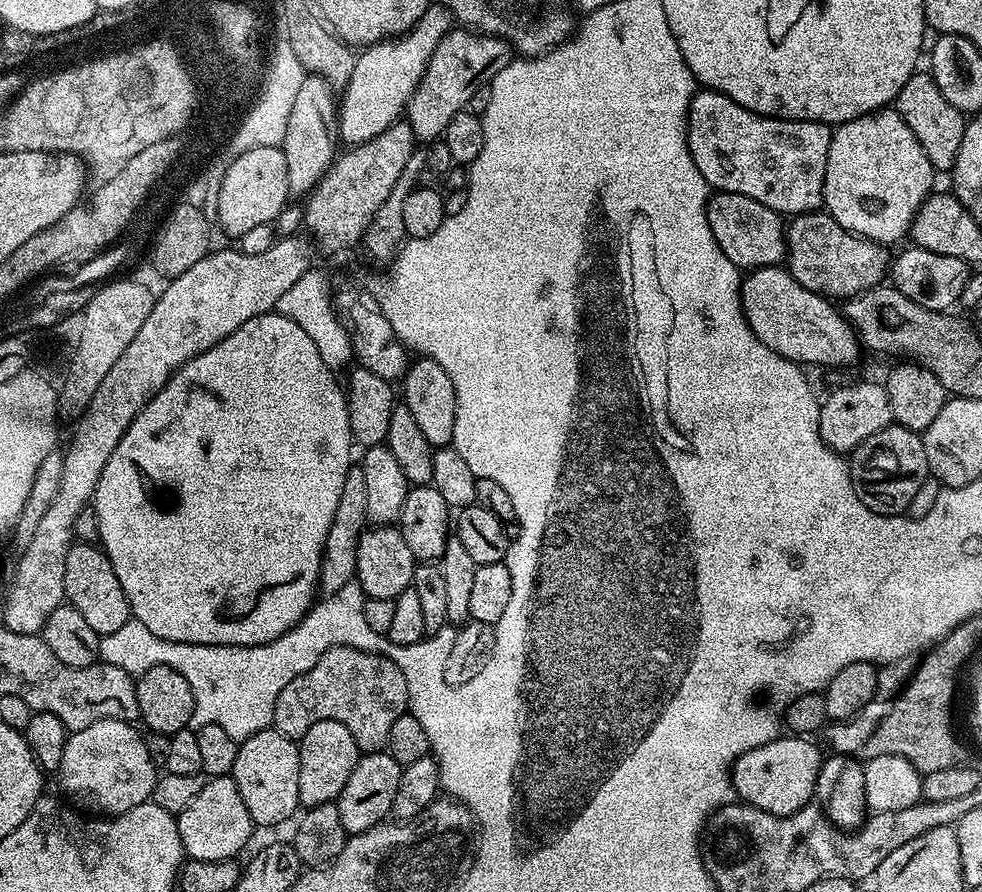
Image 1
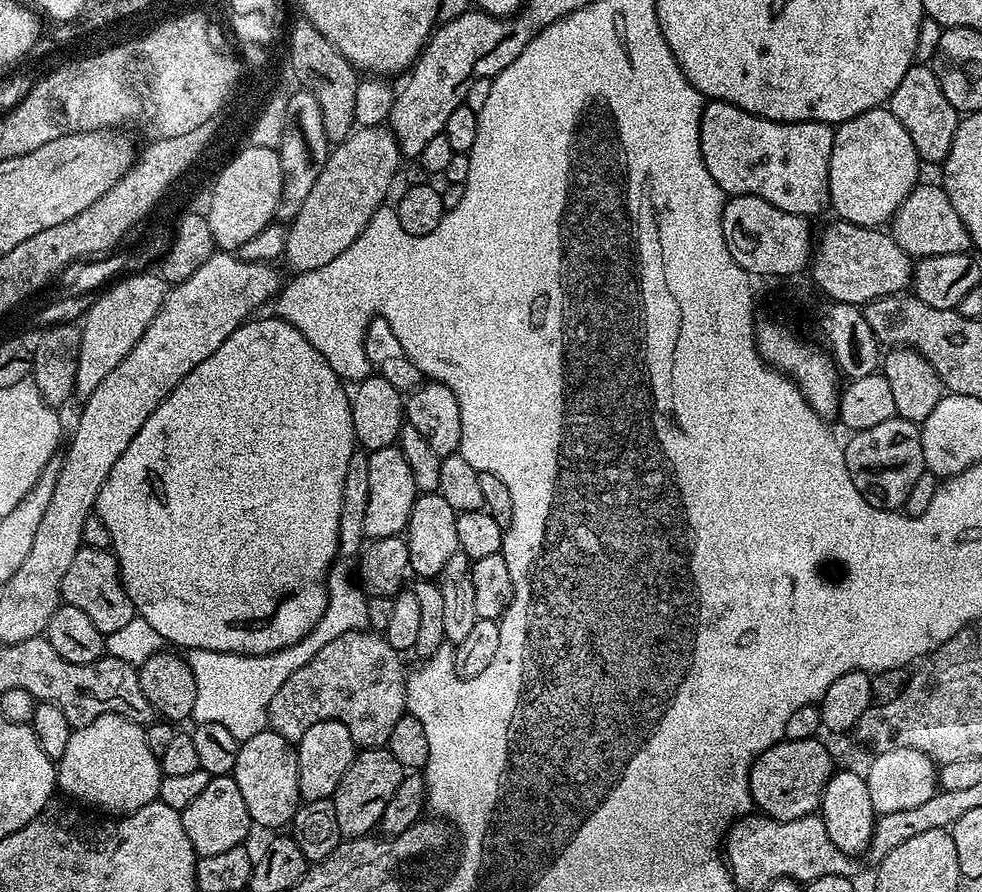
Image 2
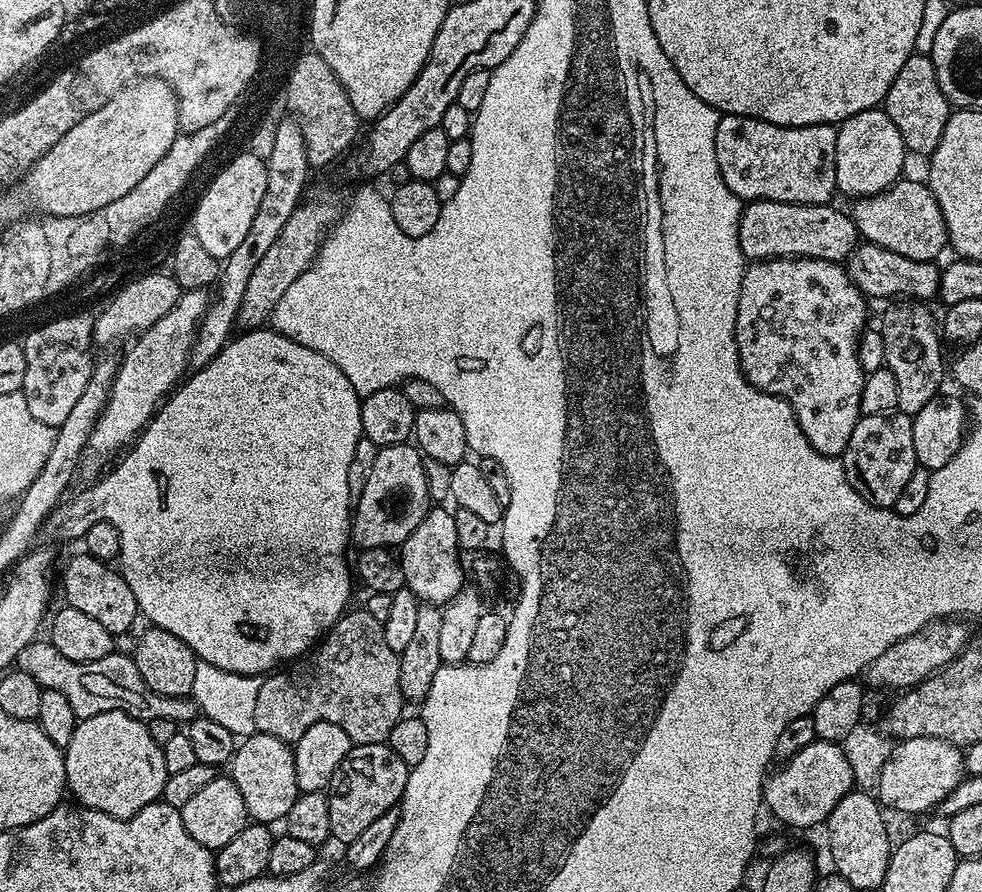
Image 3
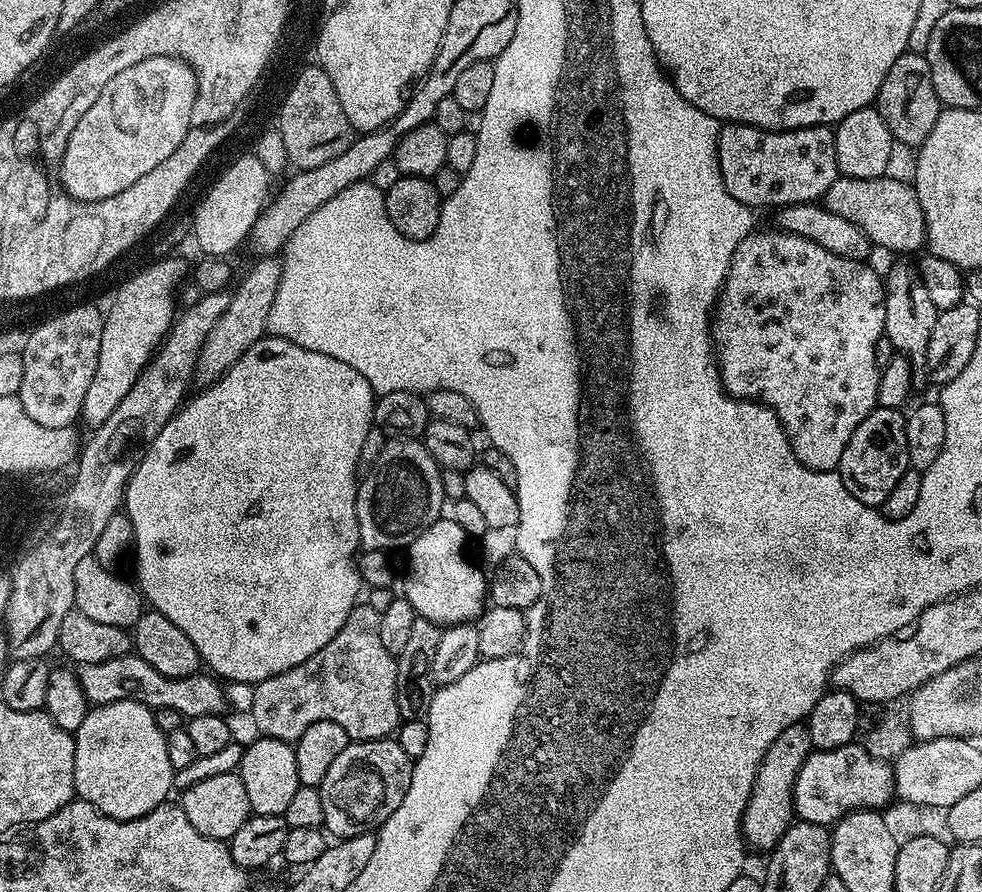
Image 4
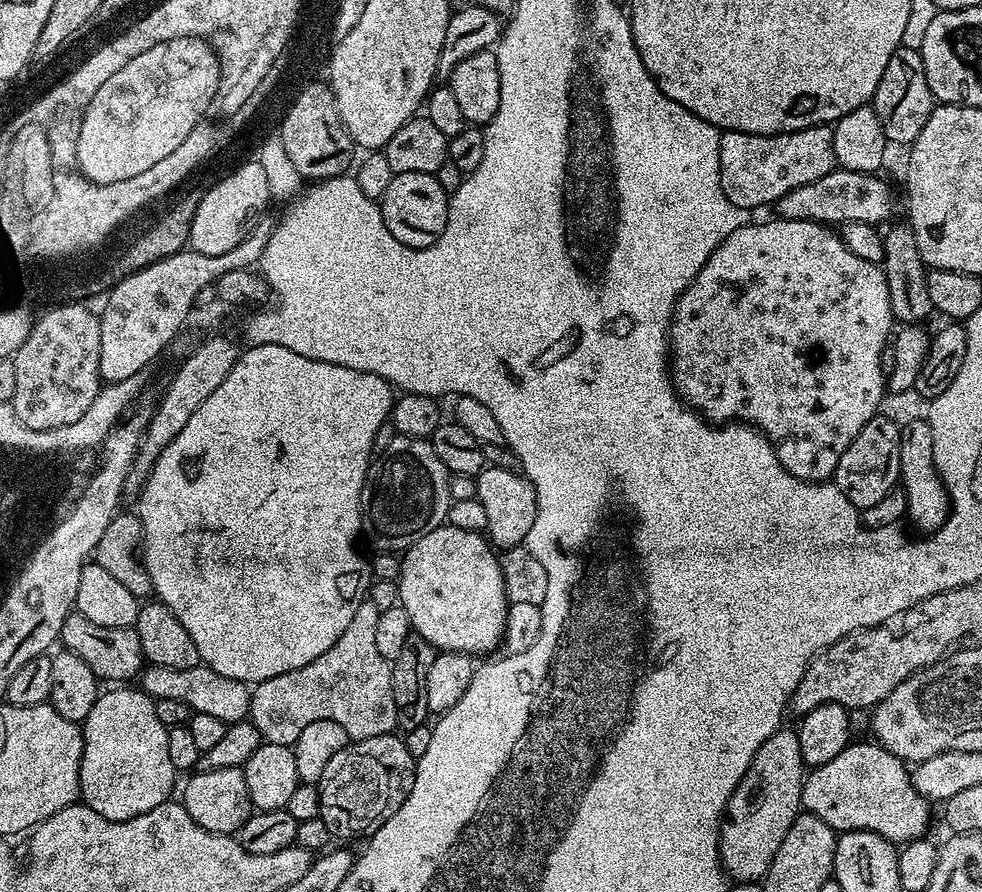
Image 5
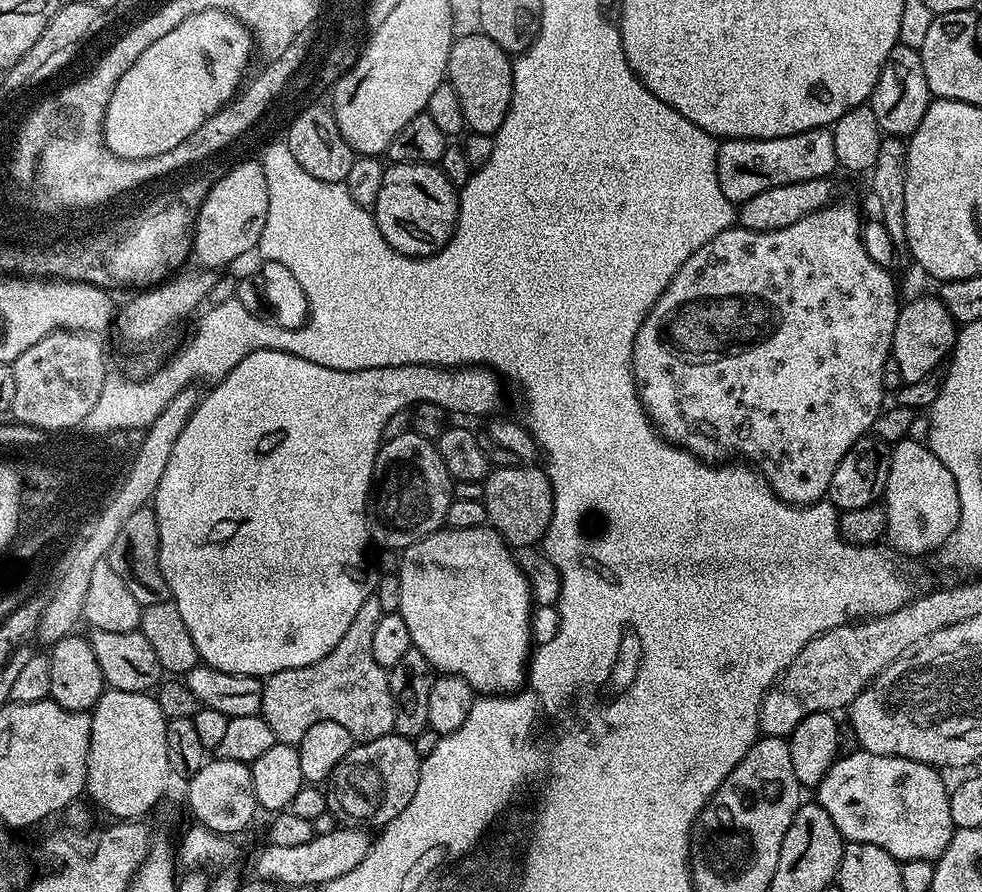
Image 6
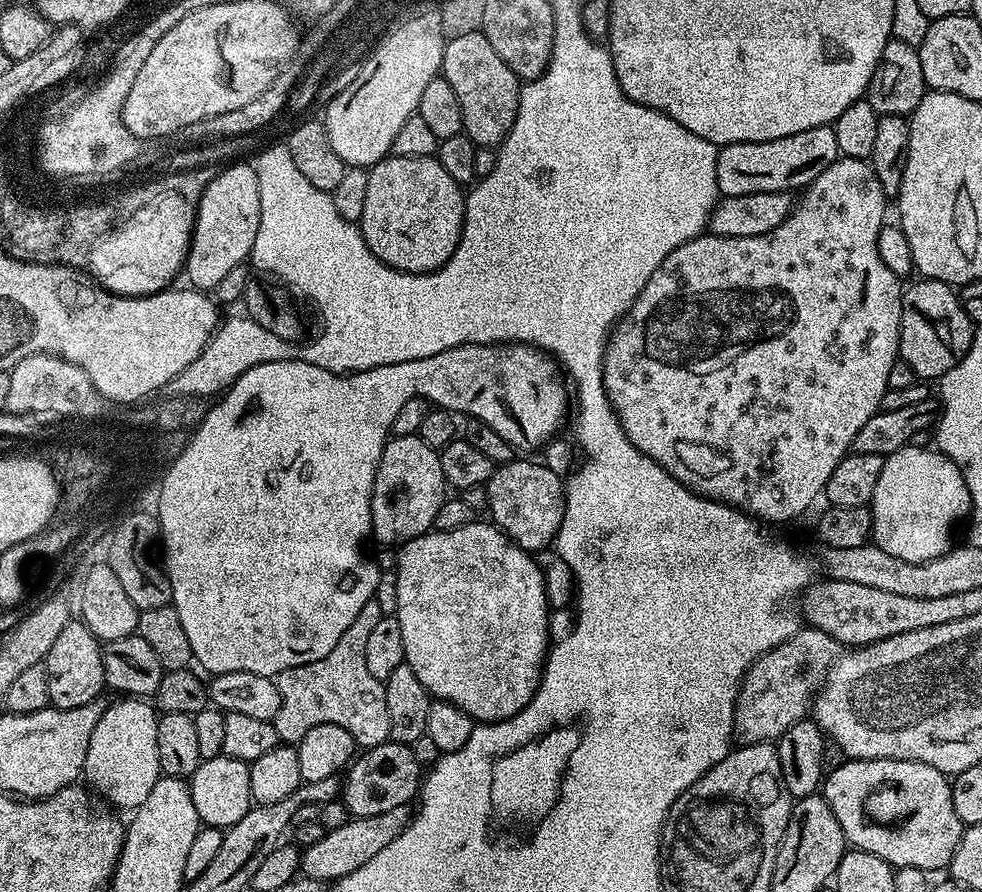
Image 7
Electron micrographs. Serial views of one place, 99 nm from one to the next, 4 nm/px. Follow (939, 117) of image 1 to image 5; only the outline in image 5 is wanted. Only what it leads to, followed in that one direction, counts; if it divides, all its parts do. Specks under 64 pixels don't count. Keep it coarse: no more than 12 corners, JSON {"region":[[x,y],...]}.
{"region":[[919,51],[886,62],[870,104],[888,141],[911,145],[934,107]]}

